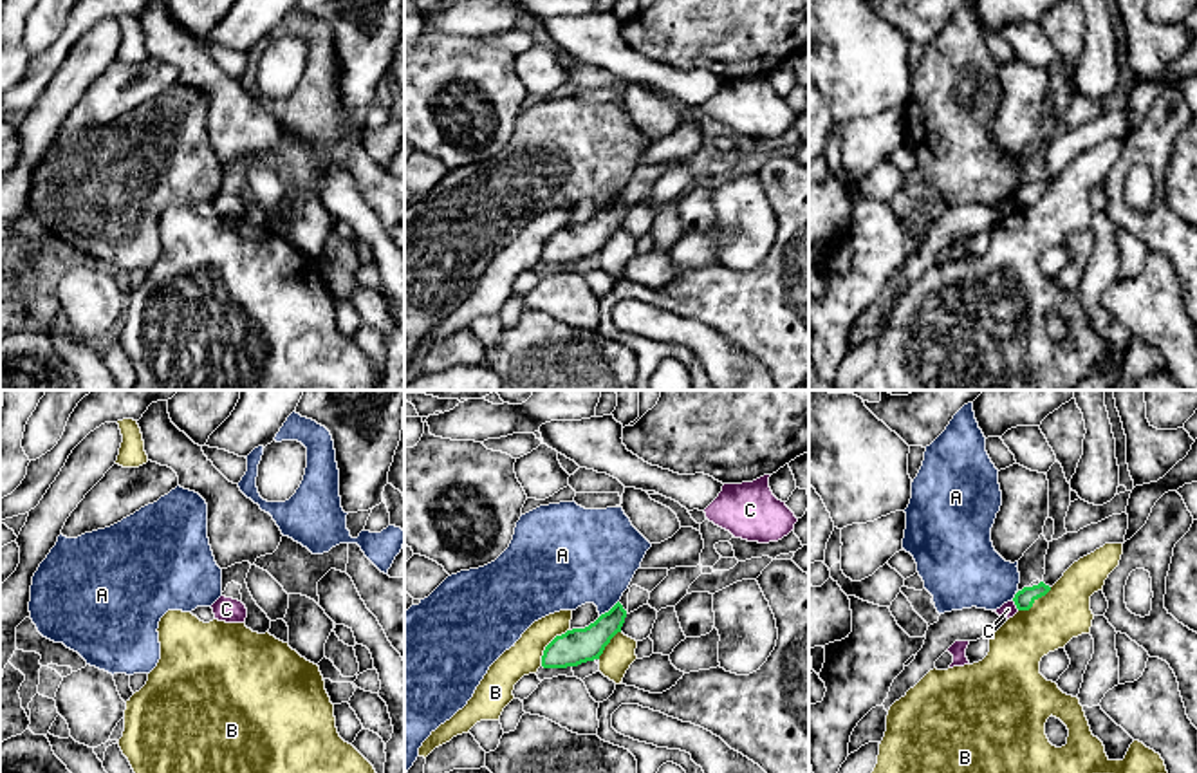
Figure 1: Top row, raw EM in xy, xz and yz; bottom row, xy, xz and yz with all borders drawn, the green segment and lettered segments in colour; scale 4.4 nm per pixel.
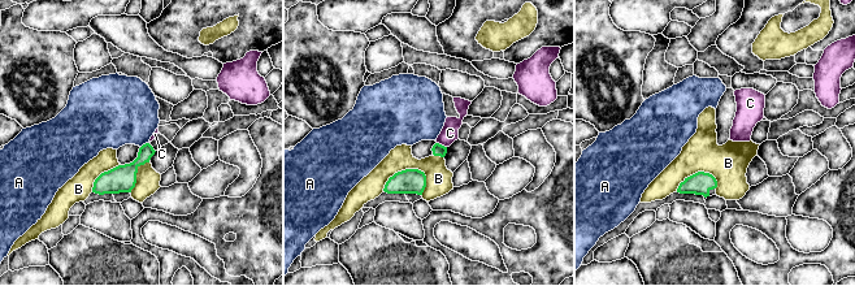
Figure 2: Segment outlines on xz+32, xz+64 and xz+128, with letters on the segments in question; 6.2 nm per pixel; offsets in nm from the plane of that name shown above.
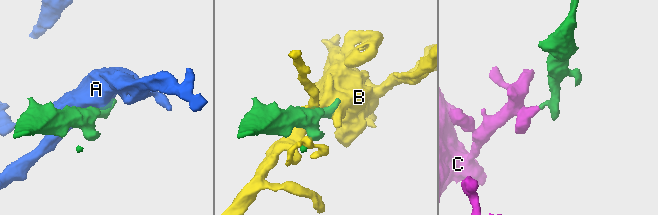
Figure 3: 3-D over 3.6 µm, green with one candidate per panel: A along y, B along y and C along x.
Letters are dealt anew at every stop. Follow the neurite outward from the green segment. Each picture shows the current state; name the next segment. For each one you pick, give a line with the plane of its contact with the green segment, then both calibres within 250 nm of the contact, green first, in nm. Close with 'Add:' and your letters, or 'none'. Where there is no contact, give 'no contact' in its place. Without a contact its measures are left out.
Add: none

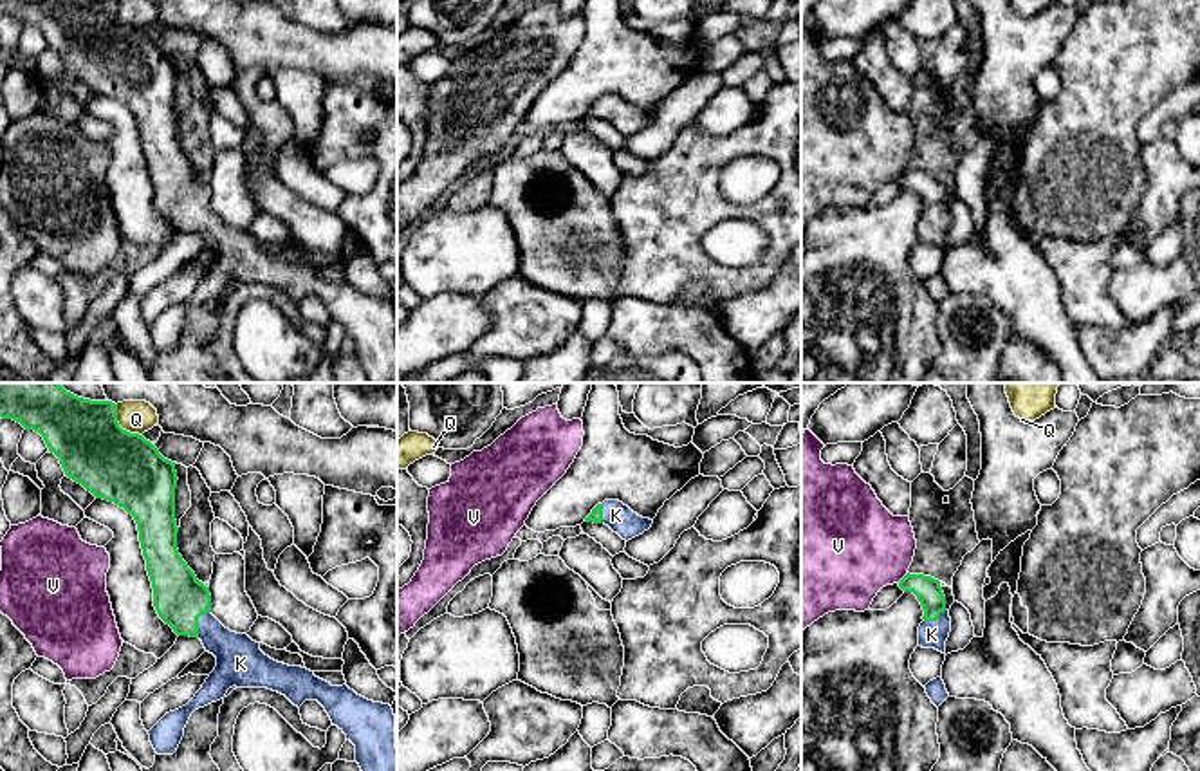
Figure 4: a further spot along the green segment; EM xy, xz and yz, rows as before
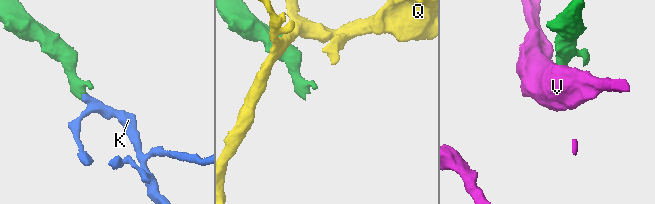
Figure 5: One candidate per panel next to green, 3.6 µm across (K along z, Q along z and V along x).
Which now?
K: meets green in xy; 240 nm thick on the green side, 200 nm on the other
Add: K

